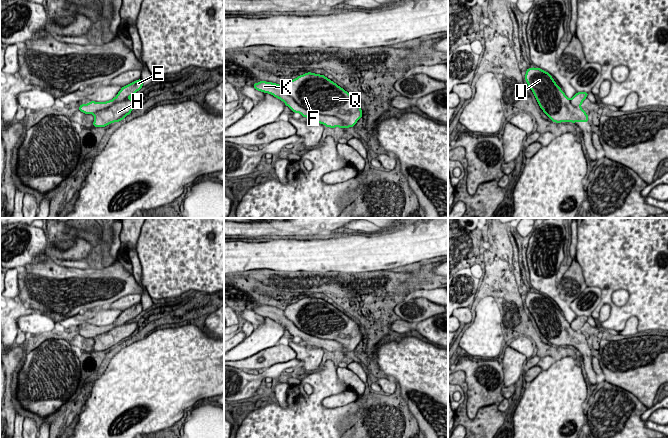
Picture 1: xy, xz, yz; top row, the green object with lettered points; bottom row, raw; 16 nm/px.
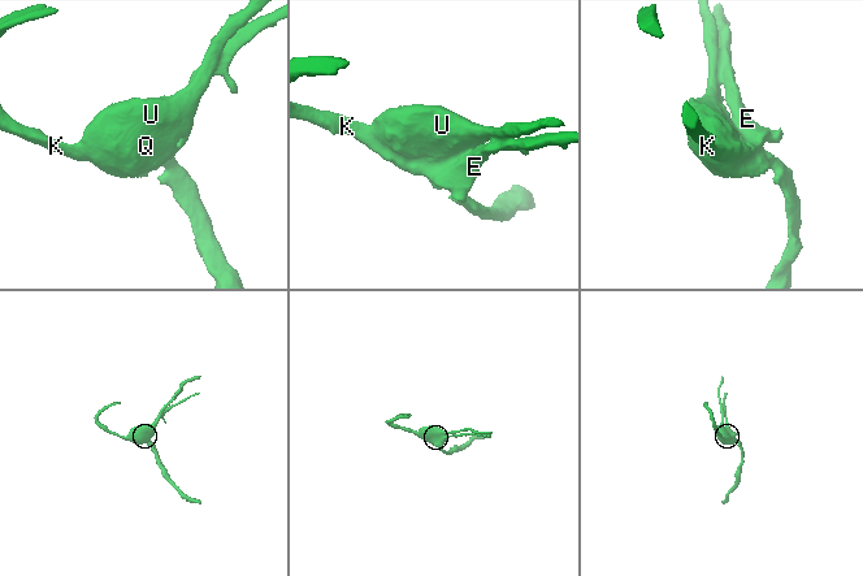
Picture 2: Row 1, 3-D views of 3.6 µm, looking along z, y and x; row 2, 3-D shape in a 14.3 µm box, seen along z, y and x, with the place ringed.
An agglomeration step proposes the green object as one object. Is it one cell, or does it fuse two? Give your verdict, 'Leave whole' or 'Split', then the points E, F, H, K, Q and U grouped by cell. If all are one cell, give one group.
Leave whole. Groups: E F H K Q U

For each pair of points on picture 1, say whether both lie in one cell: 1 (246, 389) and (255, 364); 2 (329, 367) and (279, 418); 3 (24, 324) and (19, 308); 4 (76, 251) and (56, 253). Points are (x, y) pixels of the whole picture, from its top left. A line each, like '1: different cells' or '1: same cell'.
1: different cells
2: same cell
3: different cells
4: same cell

